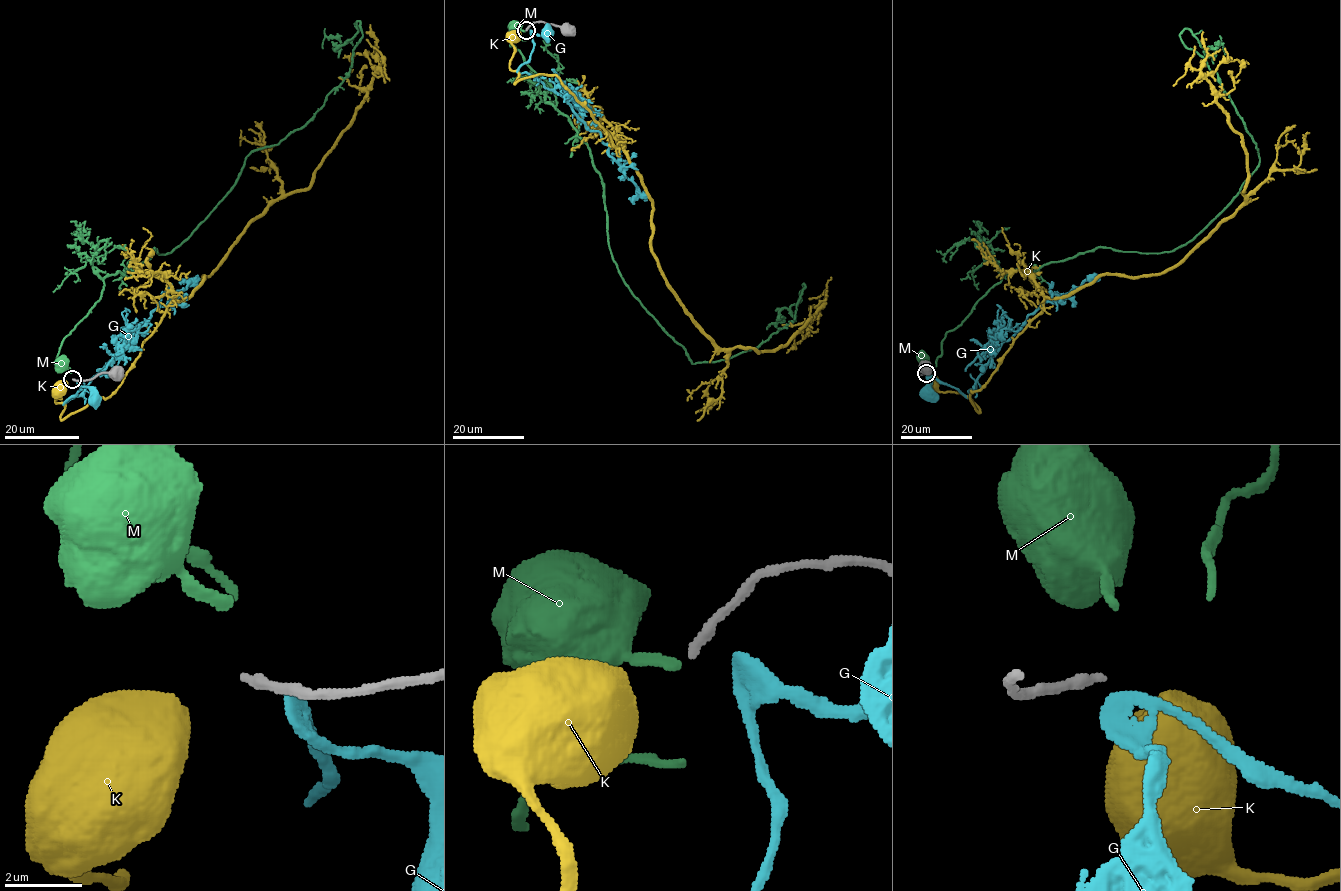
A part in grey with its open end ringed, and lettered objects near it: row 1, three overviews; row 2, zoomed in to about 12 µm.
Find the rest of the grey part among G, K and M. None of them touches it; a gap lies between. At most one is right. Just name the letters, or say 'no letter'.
no letter

